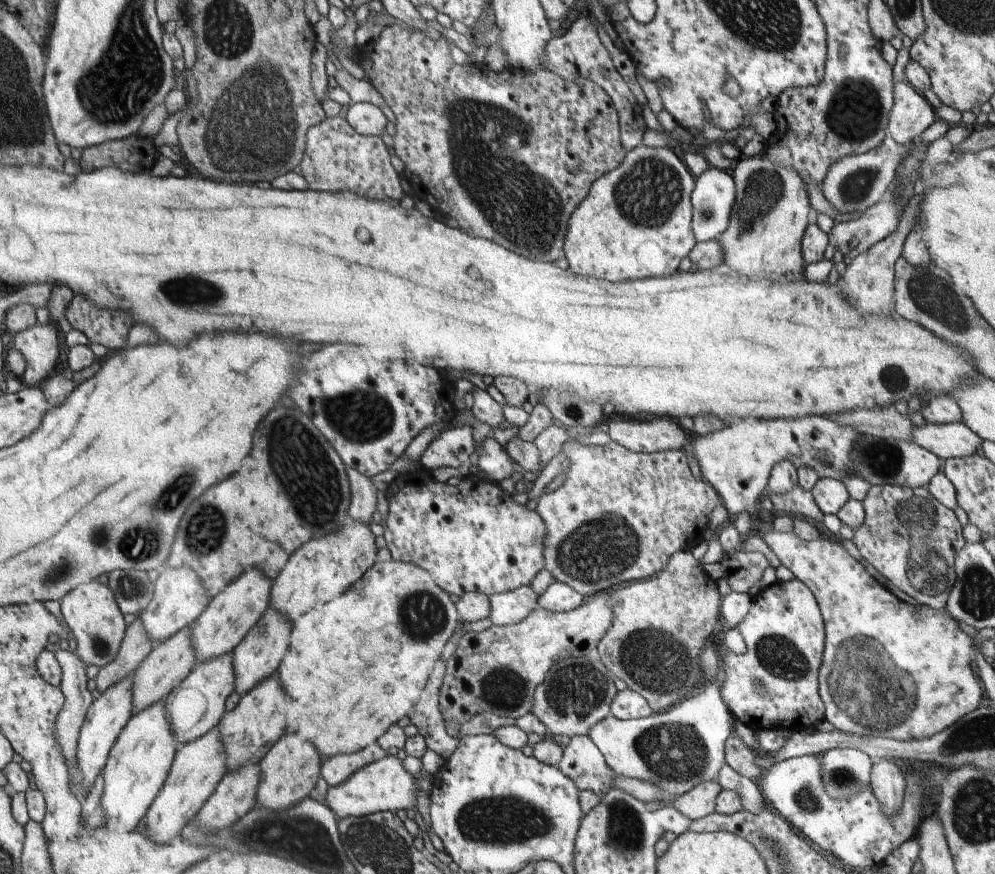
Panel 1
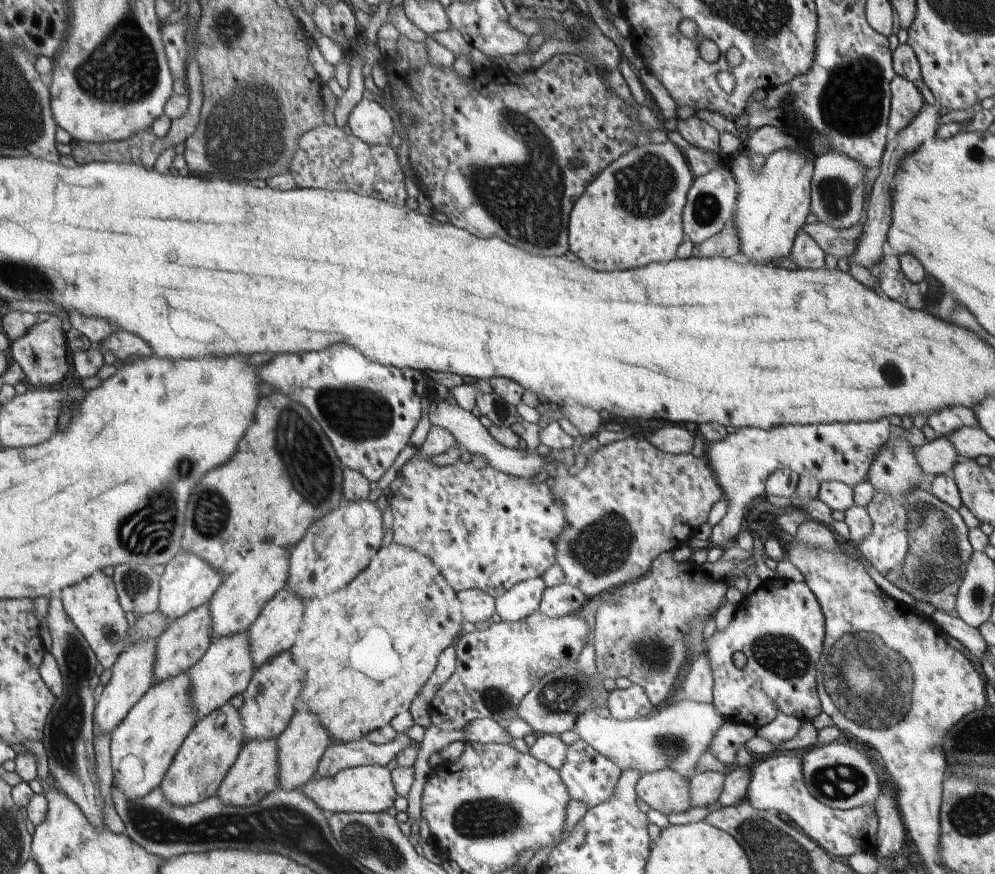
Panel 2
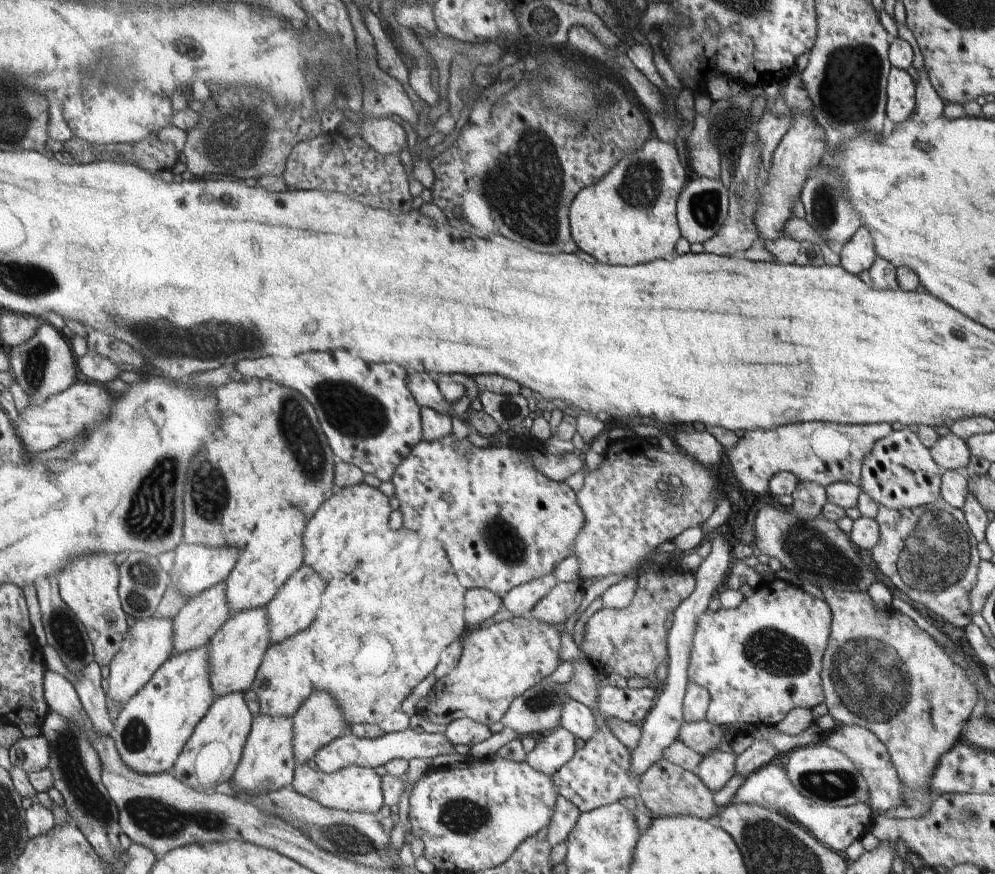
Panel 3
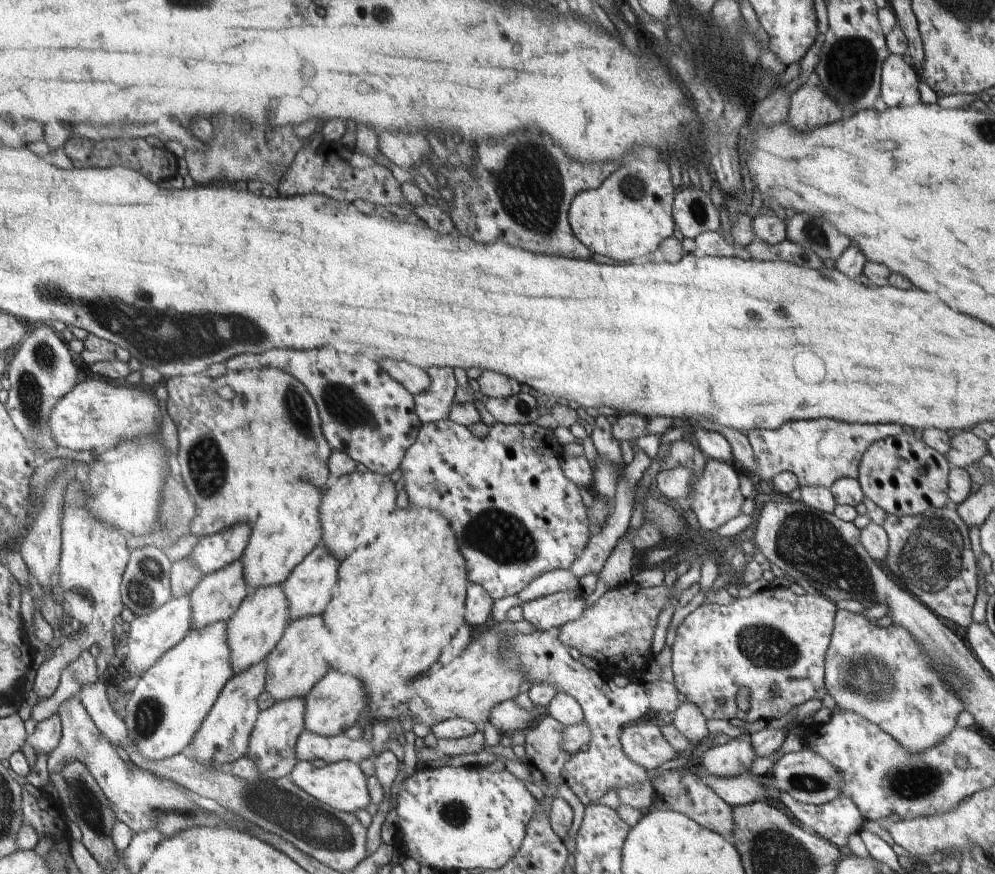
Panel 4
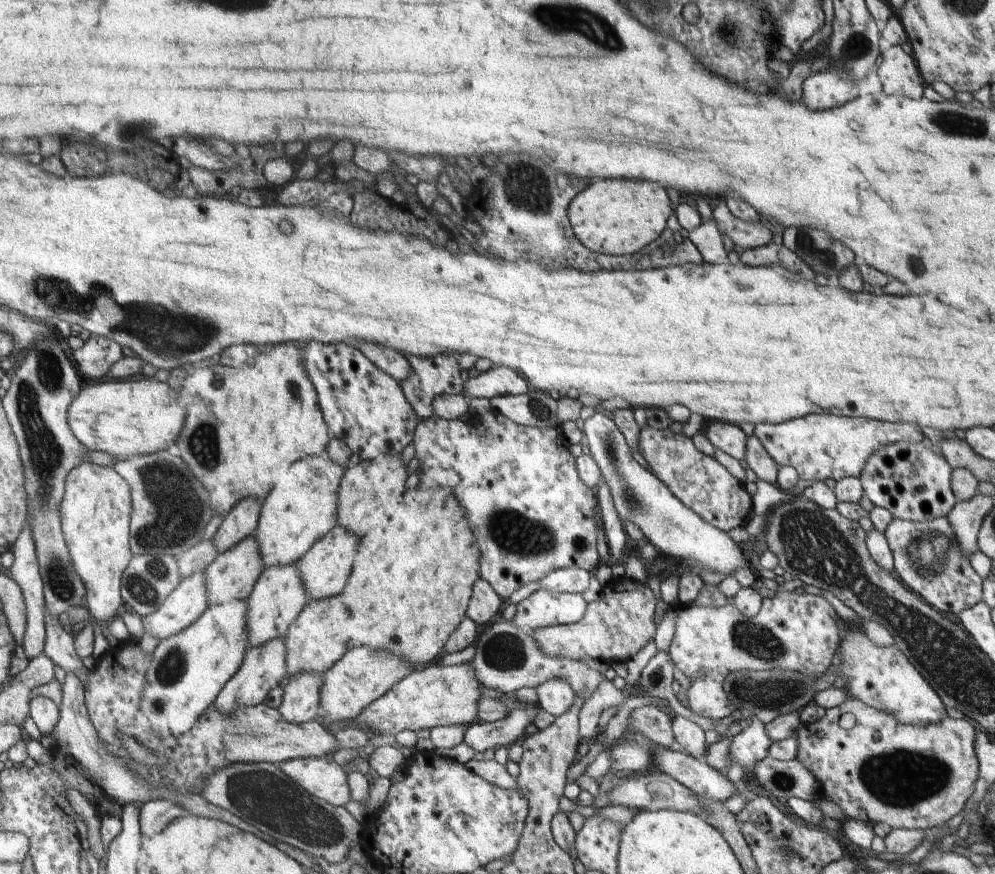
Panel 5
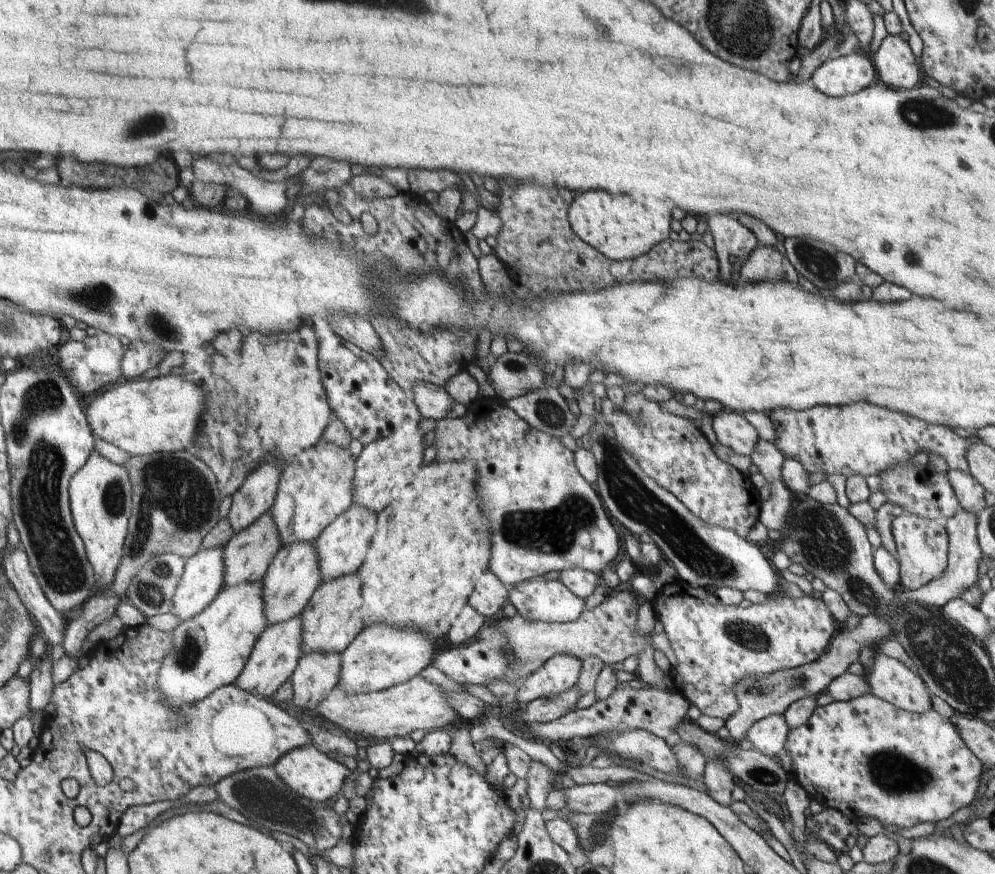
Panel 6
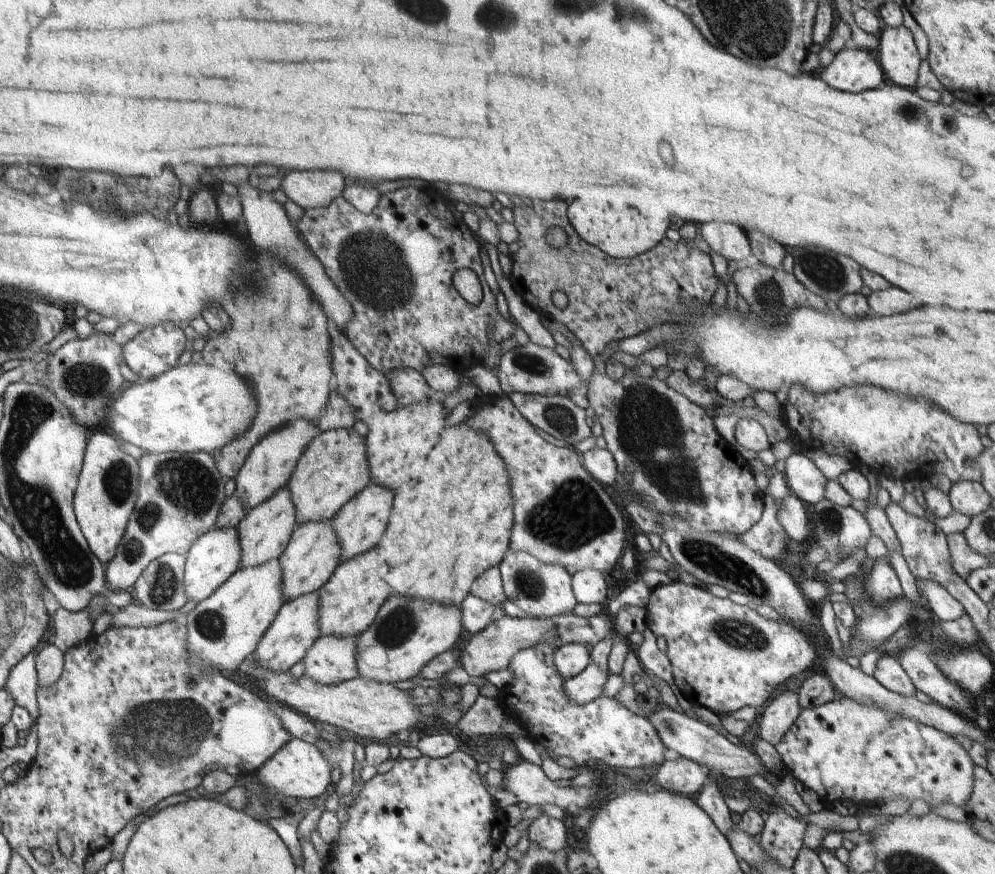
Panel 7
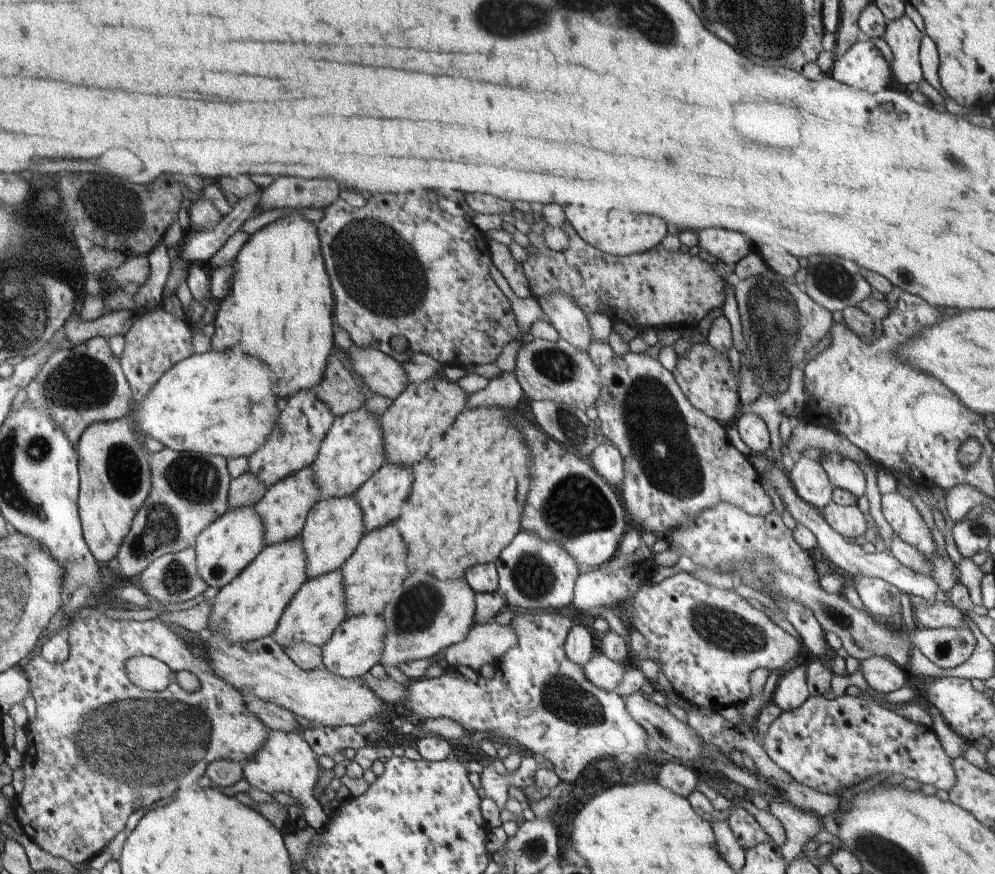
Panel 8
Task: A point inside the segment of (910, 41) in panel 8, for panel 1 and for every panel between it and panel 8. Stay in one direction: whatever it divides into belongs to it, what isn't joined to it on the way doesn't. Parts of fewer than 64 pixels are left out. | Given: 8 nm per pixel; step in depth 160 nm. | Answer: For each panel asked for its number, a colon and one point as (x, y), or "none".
1: (911, 114)
2: (906, 99)
3: (901, 101)
4: (899, 81)
5: (898, 72)
6: (895, 64)
7: (899, 56)

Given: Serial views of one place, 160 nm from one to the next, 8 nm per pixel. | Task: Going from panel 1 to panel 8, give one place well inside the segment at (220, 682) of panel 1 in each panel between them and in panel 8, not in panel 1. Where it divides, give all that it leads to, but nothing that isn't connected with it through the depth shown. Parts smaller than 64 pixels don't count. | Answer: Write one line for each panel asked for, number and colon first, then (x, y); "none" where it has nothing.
2: (225, 670)
3: (237, 651)
4: (254, 630)
5: (279, 596)
6: (295, 574)
7: (315, 552)
8: (334, 528)

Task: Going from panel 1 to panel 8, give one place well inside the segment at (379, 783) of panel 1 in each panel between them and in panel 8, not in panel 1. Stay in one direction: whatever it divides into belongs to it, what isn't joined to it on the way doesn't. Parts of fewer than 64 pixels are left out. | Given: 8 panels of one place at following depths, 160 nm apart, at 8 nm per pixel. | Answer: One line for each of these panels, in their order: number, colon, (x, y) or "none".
2: (367, 789)
3: (353, 788)
4: (342, 786)
5: (326, 780)
6: (313, 775)
7: (298, 771)
8: (286, 763)

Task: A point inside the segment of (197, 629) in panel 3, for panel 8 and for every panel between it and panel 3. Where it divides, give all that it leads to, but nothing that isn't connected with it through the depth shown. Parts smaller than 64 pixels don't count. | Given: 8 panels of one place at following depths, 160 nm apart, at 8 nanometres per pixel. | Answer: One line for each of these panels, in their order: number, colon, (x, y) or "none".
4: (217, 596)
5: (233, 574)
6: (248, 554)
7: (266, 530)
8: (284, 508)

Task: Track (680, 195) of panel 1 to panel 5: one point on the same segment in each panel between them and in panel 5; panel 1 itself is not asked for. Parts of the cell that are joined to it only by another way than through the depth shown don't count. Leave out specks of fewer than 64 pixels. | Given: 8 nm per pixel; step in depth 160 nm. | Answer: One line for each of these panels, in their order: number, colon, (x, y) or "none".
2: (630, 216)
3: (629, 217)
4: (628, 216)
5: (615, 217)

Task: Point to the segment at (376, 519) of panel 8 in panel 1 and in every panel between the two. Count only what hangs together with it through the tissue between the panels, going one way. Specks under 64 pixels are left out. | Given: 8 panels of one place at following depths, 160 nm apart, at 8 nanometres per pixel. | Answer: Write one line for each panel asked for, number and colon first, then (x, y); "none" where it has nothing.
1: (257, 656)
2: (273, 632)
3: (292, 609)
4: (309, 589)
5: (326, 568)
6: (342, 545)
7: (359, 524)

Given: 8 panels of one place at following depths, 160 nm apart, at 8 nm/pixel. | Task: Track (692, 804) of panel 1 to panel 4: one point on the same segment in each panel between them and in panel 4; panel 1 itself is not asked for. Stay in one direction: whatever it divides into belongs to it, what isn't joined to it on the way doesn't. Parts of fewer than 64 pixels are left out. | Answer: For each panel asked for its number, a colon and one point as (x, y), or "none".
2: (706, 787)
3: (716, 768)
4: (736, 757)

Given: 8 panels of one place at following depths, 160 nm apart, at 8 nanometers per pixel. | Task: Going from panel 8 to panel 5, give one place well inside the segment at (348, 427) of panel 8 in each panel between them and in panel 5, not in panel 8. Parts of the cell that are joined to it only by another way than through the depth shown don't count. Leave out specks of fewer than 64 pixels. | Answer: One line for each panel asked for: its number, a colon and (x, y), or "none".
5: (302, 508)
6: (318, 488)
7: (335, 468)

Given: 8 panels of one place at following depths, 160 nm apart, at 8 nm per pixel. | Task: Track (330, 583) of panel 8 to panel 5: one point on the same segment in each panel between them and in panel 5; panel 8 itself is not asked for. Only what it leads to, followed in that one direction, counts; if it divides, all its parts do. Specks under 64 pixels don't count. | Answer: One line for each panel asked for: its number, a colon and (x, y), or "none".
5: (264, 667)
6: (277, 652)
7: (297, 627)

